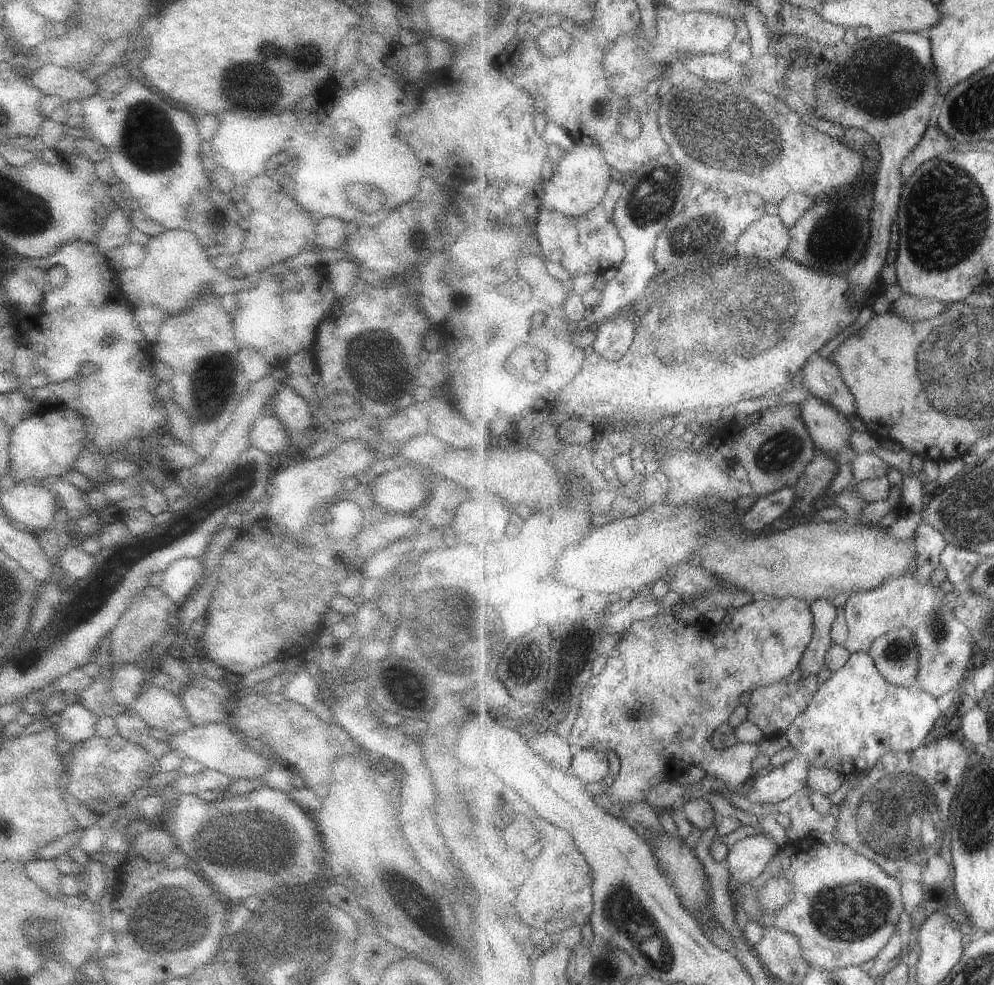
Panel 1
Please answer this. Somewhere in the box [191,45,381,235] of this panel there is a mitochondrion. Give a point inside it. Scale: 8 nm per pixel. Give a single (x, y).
(261, 85)

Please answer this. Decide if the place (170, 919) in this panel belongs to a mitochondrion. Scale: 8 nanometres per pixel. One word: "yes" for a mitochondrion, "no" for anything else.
yes

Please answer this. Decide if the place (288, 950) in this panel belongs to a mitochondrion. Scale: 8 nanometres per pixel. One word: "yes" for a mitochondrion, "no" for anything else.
yes

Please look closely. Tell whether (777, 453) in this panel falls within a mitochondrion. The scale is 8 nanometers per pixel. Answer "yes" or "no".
yes

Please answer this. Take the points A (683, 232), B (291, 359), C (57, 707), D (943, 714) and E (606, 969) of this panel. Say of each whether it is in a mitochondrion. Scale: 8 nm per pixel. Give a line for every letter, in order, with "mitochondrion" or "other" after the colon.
A: mitochondrion
B: other
C: other
D: other
E: mitochondrion

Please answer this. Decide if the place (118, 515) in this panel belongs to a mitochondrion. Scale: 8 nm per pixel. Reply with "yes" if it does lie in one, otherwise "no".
no

